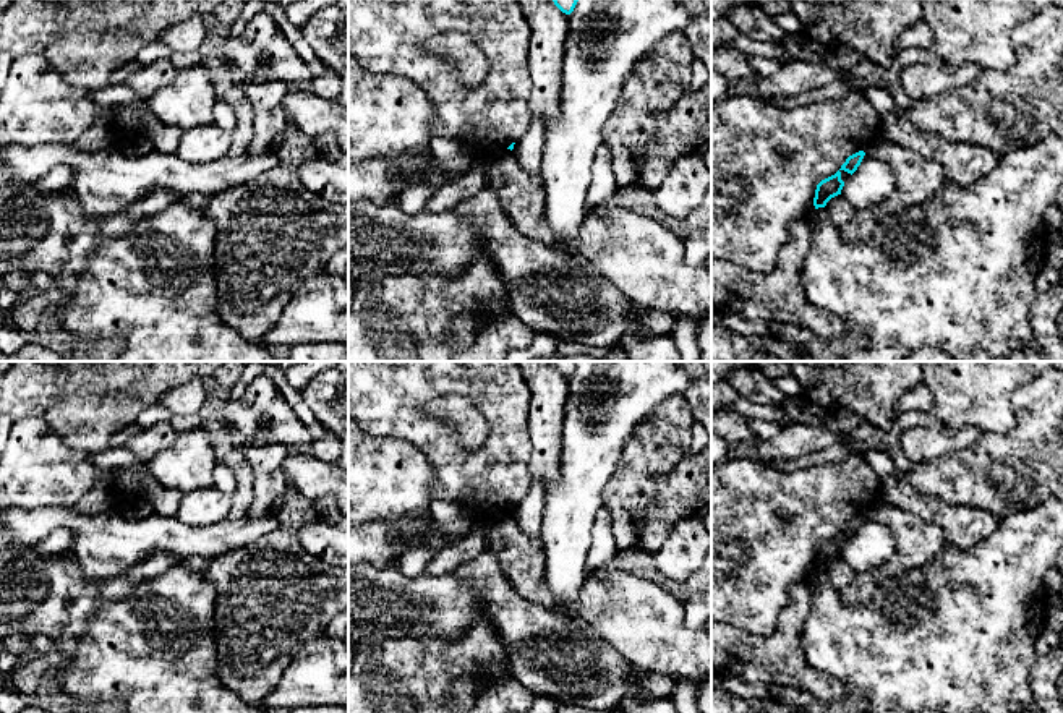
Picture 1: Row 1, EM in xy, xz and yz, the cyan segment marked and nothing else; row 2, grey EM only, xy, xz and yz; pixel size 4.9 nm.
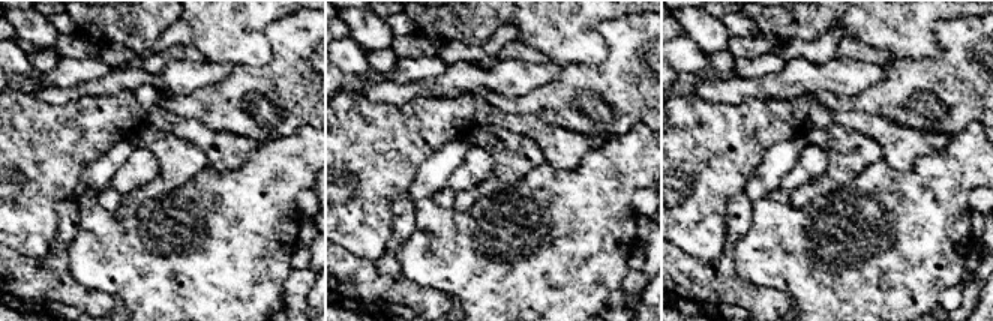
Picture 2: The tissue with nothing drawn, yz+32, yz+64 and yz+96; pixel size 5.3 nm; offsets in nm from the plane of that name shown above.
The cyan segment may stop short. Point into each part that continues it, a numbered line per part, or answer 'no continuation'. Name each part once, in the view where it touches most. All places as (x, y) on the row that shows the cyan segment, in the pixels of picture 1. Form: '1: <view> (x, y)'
no continuation

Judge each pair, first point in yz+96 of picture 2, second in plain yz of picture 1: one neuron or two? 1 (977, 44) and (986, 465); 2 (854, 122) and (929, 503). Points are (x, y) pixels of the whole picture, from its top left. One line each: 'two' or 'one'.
1: one
2: one

